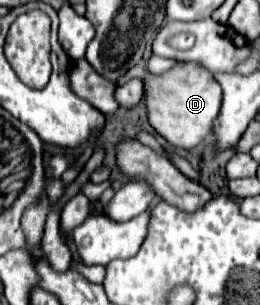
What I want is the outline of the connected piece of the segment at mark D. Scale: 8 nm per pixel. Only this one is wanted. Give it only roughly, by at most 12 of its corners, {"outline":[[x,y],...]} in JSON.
{"outline":[[184,62],[144,82],[150,124],[174,148],[214,134],[220,84]]}

